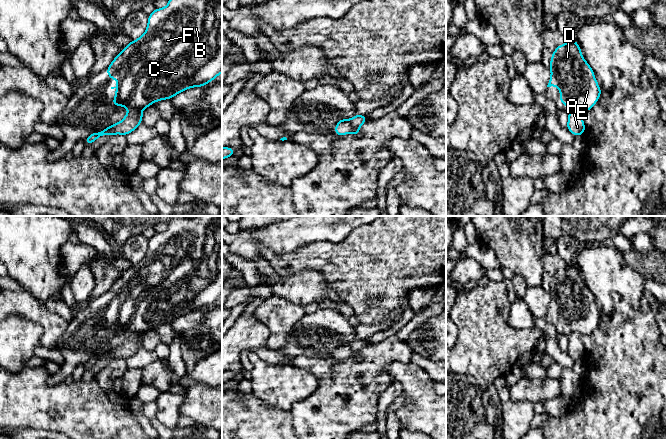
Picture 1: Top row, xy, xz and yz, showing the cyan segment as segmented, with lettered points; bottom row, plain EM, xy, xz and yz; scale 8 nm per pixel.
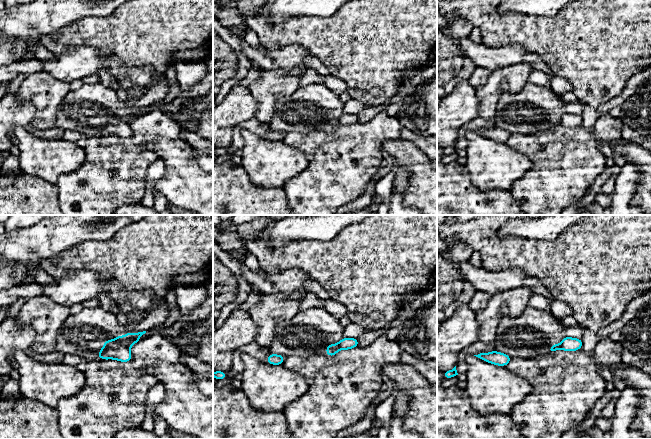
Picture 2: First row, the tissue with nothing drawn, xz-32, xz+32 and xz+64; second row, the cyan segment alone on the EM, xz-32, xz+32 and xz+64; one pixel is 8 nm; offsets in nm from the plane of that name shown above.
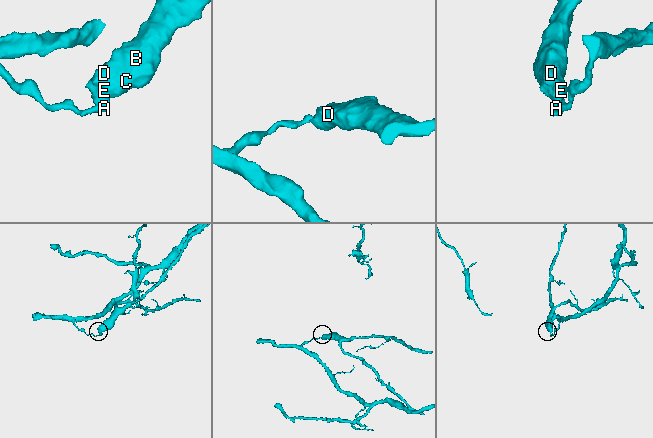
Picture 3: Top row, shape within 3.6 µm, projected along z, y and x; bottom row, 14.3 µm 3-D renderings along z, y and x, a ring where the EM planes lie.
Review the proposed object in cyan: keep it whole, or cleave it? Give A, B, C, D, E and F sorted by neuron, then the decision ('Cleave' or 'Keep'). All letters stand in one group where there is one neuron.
Groups: A / B C D E F. Cleave

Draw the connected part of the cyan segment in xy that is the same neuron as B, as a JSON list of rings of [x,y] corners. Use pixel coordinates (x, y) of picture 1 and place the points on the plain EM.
[[[191,216],[187,219],[175,219],[170,221],[166,231],[154,233],[148,240],[148,250],[145,257],[137,264],[133,264],[129,269],[125,270],[122,276],[116,280],[110,290],[107,291],[107,299],[110,304],[115,302],[118,304],[118,309],[116,311],[111,311],[111,313],[117,313],[112,328],[114,330],[122,329],[124,332],[128,333],[144,333],[151,330],[153,326],[172,323],[176,318],[188,312],[203,311],[214,304],[220,297],[222,297],[222,216]]]

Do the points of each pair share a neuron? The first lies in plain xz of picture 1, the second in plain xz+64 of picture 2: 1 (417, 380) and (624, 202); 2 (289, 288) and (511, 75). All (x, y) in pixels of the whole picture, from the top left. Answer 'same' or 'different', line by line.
1: different
2: different

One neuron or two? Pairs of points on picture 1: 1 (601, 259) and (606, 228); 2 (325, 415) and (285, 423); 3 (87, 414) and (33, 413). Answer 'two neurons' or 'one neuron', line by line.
1: two neurons
2: two neurons
3: one neuron

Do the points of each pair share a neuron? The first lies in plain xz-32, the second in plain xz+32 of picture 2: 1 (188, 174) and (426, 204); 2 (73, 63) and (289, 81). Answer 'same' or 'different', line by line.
1: same
2: different

